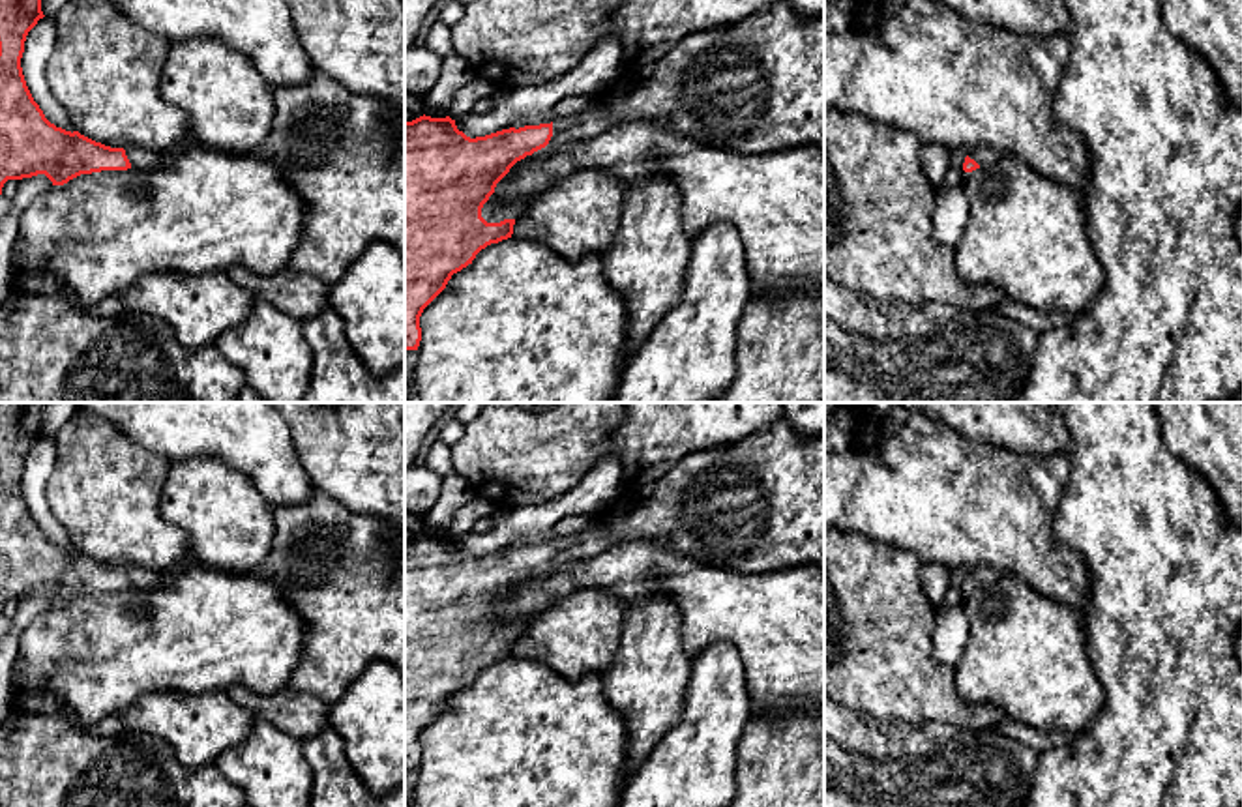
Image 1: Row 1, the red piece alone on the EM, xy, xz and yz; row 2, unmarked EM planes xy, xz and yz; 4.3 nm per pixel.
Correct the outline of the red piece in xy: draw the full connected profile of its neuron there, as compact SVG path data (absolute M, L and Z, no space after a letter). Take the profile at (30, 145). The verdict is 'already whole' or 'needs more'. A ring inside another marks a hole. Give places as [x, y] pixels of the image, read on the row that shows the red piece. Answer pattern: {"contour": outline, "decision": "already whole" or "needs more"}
{"contour": "M0 0L0 195L7 180L37 174L64 185L81 174L170 163L176 150L111 148L45 118L21 67L26 36L43 17L41 0Z", "decision": "needs more"}

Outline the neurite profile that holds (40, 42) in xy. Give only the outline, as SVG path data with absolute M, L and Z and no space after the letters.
M43 17L26 36L21 67L26 86L34 101L43 110L45 118L56 127L73 133L77 129L71 125L69 116L58 105L58 101L52 97L47 86L45 67L52 54L52 49L54 49L54 22L52 17Z

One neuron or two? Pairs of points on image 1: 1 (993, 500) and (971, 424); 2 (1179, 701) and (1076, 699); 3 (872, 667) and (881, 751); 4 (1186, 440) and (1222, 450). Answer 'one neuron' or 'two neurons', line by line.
1: two neurons
2: two neurons
3: two neurons
4: one neuron

